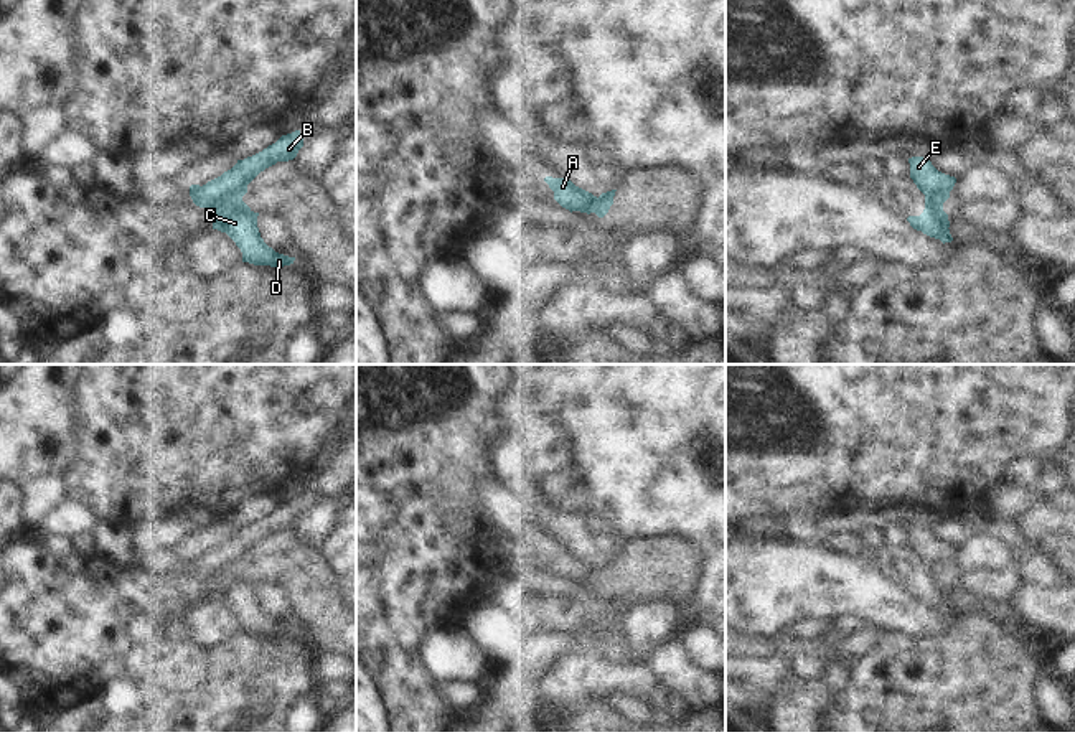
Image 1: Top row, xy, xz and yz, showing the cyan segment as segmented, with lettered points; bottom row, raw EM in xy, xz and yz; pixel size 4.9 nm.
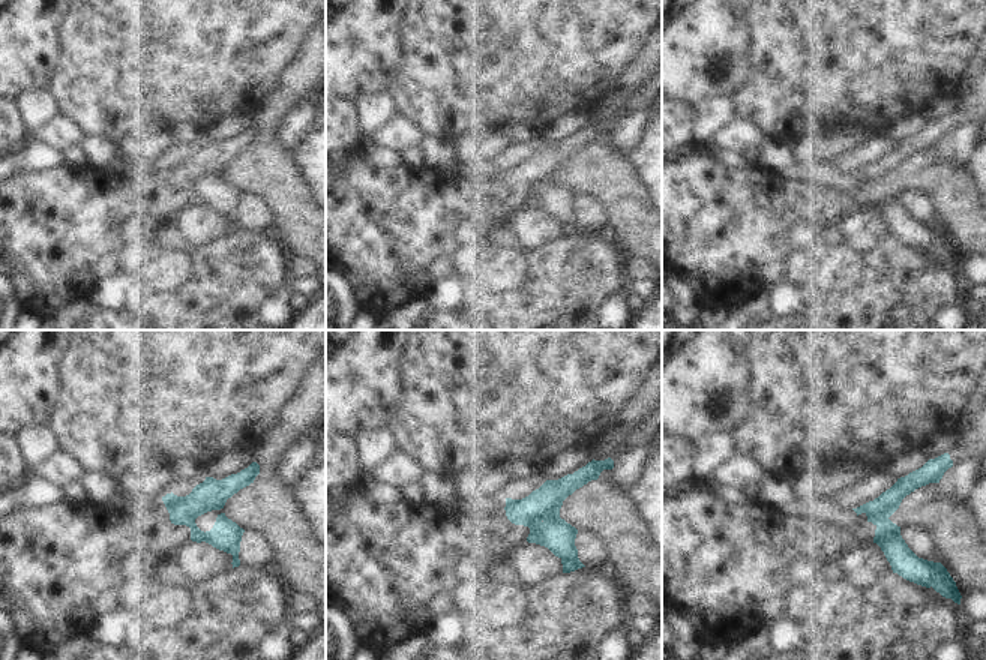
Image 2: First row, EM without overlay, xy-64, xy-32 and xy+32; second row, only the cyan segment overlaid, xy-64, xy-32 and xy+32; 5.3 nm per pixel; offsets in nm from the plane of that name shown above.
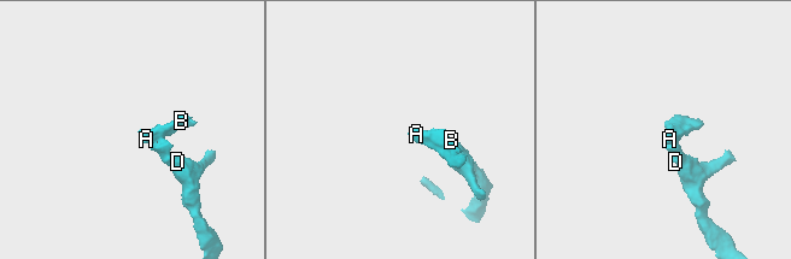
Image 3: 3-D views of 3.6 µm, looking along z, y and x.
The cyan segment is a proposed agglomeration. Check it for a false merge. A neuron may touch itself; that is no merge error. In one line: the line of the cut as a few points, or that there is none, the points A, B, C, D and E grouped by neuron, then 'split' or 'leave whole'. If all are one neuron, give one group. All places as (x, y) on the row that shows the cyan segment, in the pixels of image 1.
cut in xy along (241, 197), (233, 197), (216, 210); A B E / C D; split

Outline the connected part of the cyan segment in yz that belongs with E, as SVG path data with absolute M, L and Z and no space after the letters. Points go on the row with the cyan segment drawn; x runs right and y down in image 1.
M912 157L910 178L925 196L933 196L938 203L945 203L950 198L956 178L938 171L928 158Z

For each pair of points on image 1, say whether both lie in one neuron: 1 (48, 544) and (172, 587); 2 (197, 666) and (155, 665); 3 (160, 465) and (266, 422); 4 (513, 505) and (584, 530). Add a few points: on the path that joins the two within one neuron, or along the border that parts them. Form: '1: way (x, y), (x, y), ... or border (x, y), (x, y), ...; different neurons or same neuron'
1: border (37, 543), (53, 554), (75, 554); different neurons
2: way (187, 666), (165, 666); same neuron
3: way (187, 439), (203, 422), (239, 422); same neuron
4: way (531, 523), (538, 530), (566, 530); same neuron

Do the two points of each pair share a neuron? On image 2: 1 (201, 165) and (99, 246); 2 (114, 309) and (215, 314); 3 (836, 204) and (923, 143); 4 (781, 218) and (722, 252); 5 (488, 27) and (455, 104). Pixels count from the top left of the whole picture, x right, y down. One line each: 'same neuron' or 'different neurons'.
1: same neuron
2: same neuron
3: same neuron
4: same neuron
5: same neuron

